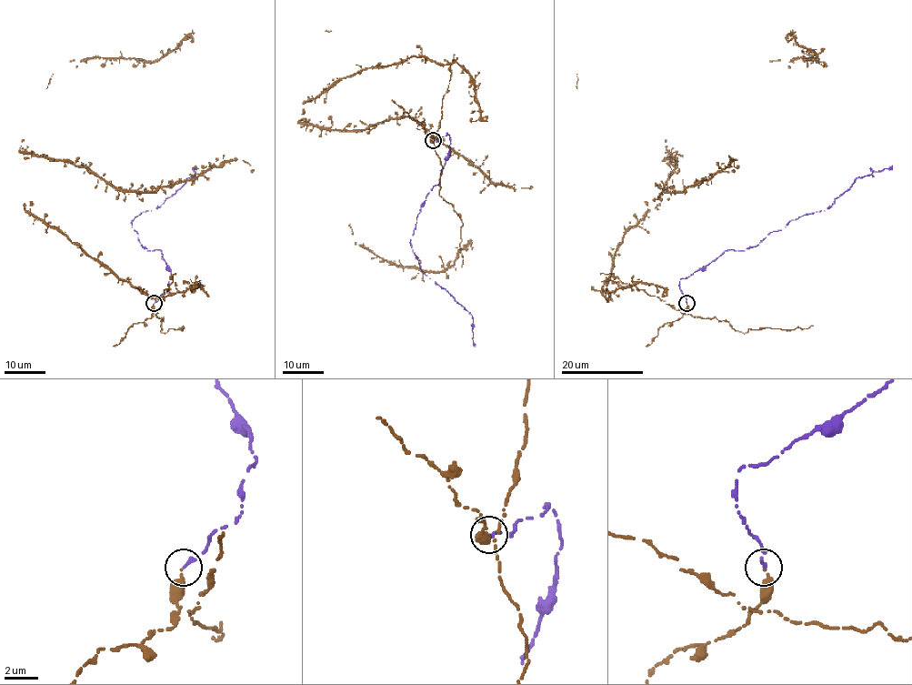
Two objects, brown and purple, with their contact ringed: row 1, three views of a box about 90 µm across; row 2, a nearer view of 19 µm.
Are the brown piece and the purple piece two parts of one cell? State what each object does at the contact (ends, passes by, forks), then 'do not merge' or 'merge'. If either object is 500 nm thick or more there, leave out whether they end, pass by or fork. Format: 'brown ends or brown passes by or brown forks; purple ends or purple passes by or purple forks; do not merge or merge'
brown ends; purple ends; merge

